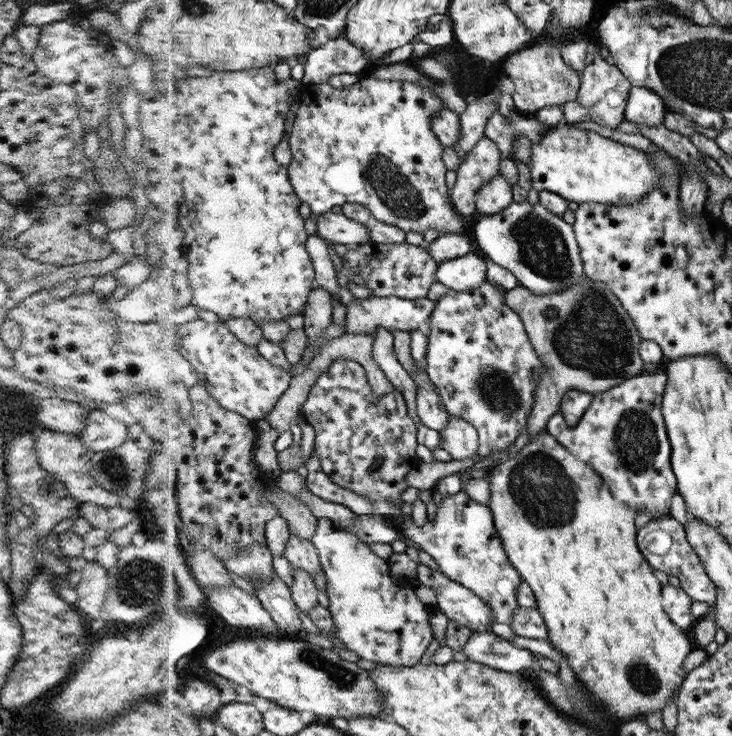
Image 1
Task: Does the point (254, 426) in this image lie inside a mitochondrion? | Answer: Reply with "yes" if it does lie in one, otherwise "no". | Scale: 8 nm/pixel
no

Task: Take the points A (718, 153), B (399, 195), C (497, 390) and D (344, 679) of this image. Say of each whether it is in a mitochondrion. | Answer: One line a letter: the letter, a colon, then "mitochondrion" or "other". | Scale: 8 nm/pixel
A: other
B: mitochondrion
C: mitochondrion
D: mitochondrion

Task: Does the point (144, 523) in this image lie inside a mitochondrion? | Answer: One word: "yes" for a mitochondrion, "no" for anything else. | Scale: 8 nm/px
no

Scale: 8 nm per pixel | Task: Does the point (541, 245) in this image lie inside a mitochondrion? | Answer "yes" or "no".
yes

